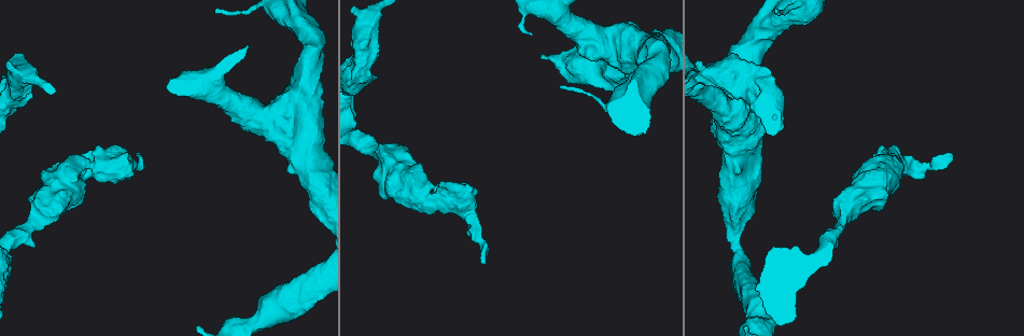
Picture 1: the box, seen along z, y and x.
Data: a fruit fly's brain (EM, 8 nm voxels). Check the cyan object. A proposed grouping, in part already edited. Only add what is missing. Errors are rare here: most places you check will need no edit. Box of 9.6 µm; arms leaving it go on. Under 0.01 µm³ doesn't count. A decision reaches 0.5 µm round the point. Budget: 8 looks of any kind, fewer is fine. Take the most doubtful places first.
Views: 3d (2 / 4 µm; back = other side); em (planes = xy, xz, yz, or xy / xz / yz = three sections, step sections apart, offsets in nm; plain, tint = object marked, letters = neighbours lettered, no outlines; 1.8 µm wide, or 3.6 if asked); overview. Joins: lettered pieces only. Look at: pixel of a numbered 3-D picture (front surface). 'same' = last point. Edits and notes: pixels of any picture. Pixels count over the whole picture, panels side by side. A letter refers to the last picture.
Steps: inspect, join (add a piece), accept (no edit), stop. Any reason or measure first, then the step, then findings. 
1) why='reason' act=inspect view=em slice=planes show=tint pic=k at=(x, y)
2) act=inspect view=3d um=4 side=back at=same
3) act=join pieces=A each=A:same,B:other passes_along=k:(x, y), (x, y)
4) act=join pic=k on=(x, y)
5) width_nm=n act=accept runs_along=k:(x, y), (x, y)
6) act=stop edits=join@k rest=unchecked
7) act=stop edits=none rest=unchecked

why='long arm stops here' act=inspect view=3d um=2 pic=1 at=(483, 264)

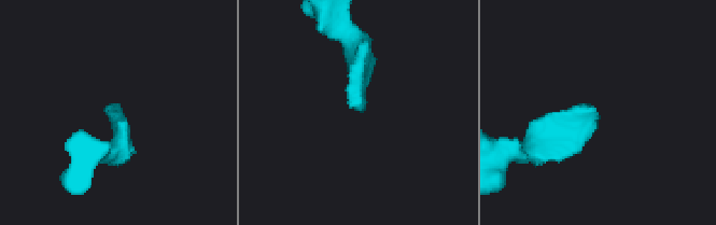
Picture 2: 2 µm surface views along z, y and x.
act=inspect view=em slice=xz step=4 show=letters pic=2 at=(121, 119)

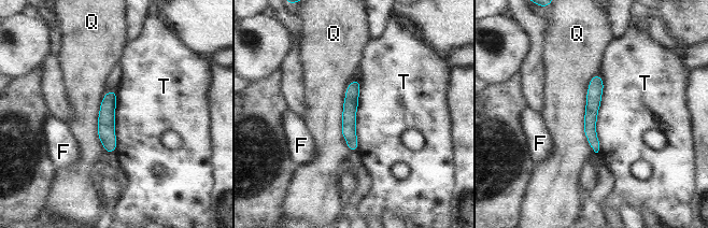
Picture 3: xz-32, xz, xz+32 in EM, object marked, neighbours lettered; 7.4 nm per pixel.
act=accept each=F:other,Q:other,T:other border=3:(599, 74), (597, 152) found='no lettered piece goes on from it'

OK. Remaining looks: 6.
why='thin end' act=inspect view=em slice=yz step=8 show=letters pic=1 at=(532, 34)

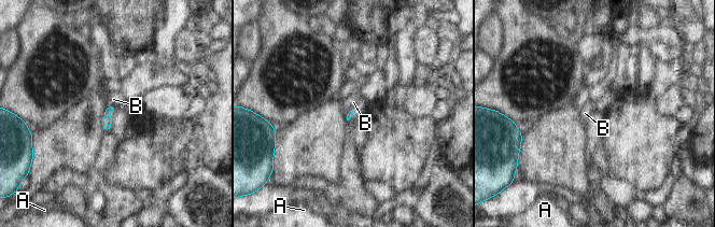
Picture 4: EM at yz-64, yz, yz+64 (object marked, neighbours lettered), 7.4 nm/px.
act=accept each=A:other,B:other border=4:(110, 105), (113, 108) found='no lettered piece goes on from it'

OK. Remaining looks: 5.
why='tapers out' act=inspect view=em um=3.6 slice=planes show=plain pic=1 at=(777, 10)

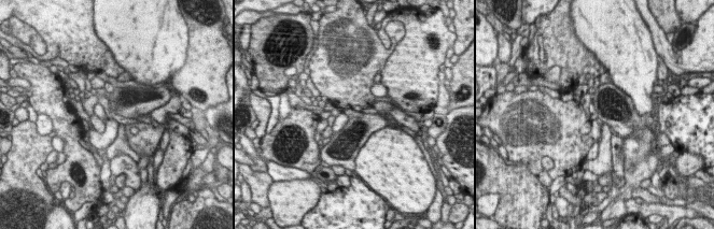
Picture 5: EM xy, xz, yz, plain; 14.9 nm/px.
why='see the neighbours' act=inspect view=em um=3.6 slice=planes show=letters at=same

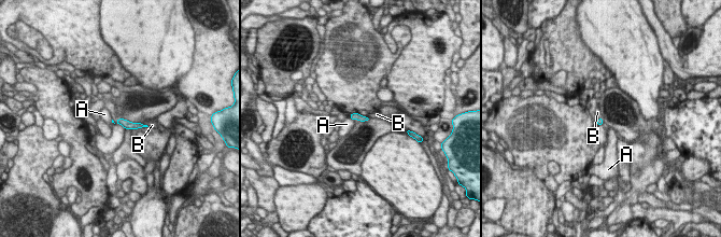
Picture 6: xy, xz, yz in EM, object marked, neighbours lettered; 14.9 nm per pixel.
act=accept each=A:other,B:other border=6:(141, 123), (149, 126) found='none of them fits'

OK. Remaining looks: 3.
why='thick turns thin' act=inspect view=em um=3.6 slice=xy step=8 show=letters pic=1 at=(762, 81)

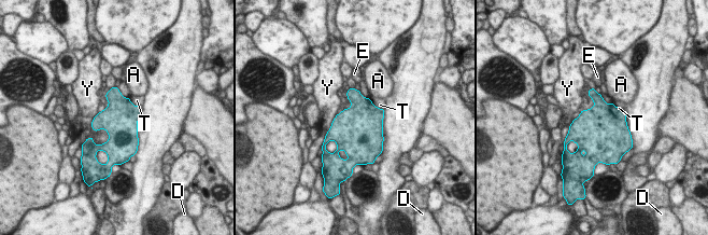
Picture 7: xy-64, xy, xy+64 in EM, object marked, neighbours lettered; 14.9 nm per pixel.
longest_contact=Y:500nm act=accept each=A:other,D:other,E:other,T:other,Y:other border=7:(99, 112), (95, 144) found='no lettered piece goes on from it'

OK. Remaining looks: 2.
act=stop edits=none rest=unchecked

